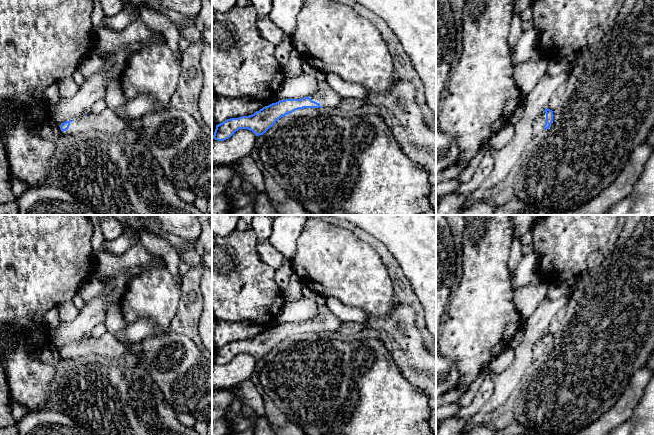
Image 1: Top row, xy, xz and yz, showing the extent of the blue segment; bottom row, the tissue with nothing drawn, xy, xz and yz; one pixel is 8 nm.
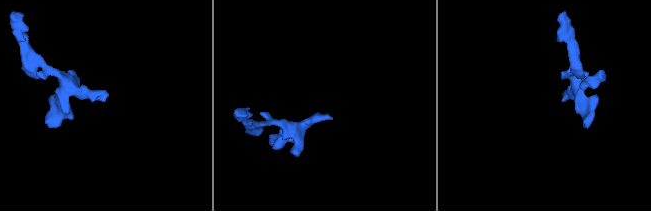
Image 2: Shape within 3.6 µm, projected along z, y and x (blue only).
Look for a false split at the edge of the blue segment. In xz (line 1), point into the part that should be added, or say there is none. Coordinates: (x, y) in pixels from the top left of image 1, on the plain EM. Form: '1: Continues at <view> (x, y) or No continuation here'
1: Continues at xz (327, 322)

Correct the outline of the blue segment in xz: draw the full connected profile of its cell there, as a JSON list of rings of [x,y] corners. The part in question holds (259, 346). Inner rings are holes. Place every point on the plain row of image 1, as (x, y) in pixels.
[[[303,285],[301,292],[303,297],[313,299],[318,304],[318,313],[313,319],[301,323],[279,324],[252,339],[227,343],[216,349],[213,363],[224,365],[239,353],[248,353],[256,360],[263,359],[278,343],[298,333],[325,332],[332,335],[342,321],[328,309],[326,298],[306,285]]]

